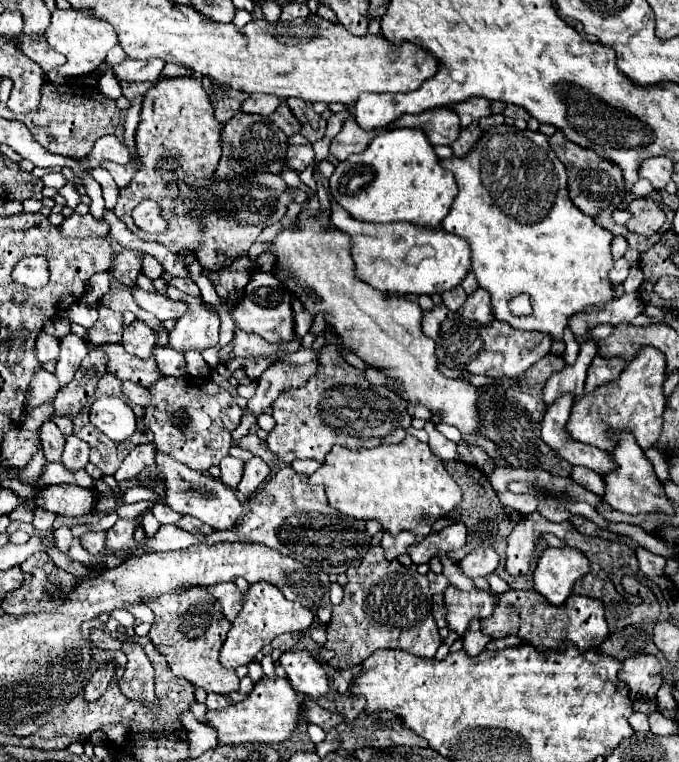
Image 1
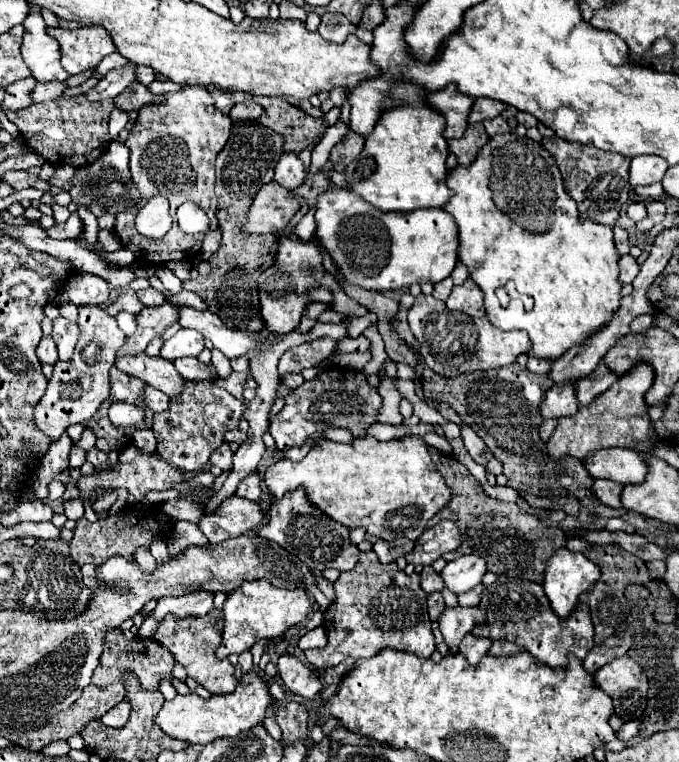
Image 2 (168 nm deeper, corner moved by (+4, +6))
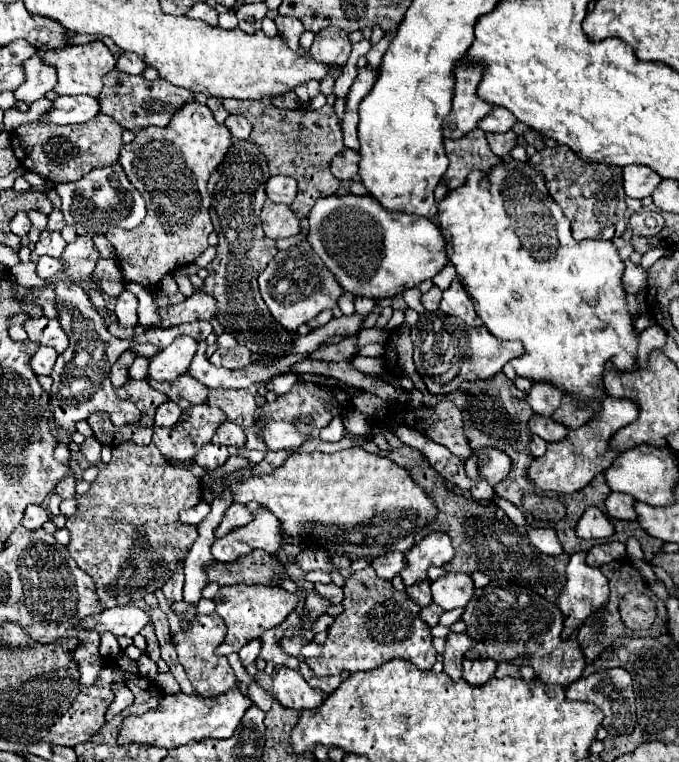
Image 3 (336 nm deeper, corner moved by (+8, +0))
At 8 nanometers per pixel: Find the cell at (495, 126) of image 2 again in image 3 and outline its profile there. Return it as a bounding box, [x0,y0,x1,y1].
[488,132,516,156]

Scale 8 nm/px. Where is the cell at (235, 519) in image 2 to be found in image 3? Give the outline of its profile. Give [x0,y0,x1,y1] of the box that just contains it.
[212,508,280,562]

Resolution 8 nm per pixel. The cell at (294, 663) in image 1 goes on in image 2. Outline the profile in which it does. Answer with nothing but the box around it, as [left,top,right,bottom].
[278,654,322,700]

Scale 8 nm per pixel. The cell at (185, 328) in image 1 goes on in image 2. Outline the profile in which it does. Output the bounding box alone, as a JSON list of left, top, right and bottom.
[160,330,204,362]

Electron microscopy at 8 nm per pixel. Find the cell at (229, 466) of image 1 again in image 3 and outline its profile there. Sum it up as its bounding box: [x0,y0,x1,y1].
[194,444,228,472]

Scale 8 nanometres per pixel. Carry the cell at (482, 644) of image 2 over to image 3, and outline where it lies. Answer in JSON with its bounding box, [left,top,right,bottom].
[462,658,496,686]

